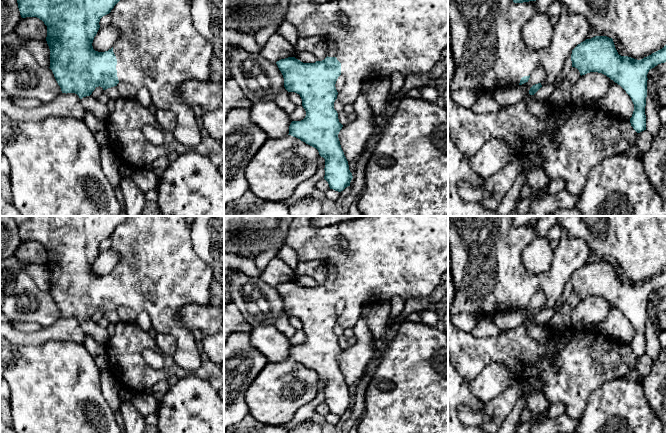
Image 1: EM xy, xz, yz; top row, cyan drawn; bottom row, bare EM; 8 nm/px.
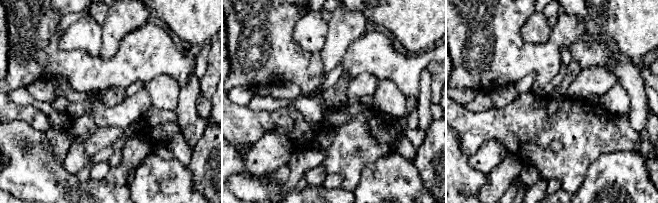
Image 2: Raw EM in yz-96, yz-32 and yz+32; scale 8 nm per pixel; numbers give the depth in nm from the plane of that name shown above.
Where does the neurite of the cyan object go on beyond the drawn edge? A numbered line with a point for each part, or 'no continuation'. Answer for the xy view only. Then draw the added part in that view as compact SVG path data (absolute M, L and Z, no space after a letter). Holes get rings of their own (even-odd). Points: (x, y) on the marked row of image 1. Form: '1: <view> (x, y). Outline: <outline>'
1: xy (158, 48). Outline: M120 0L110 15L111 23L119 31L119 38L113 46L119 82L129 83L138 91L147 88L157 109L169 110L176 115L174 137L181 144L194 148L202 140L200 127L192 108L182 97L181 86L189 80L210 81L210 63L214 54L211 42L193 25L191 6L192 0Z

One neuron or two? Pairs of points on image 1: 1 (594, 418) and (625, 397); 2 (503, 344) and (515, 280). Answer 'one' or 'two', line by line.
1: one
2: two

